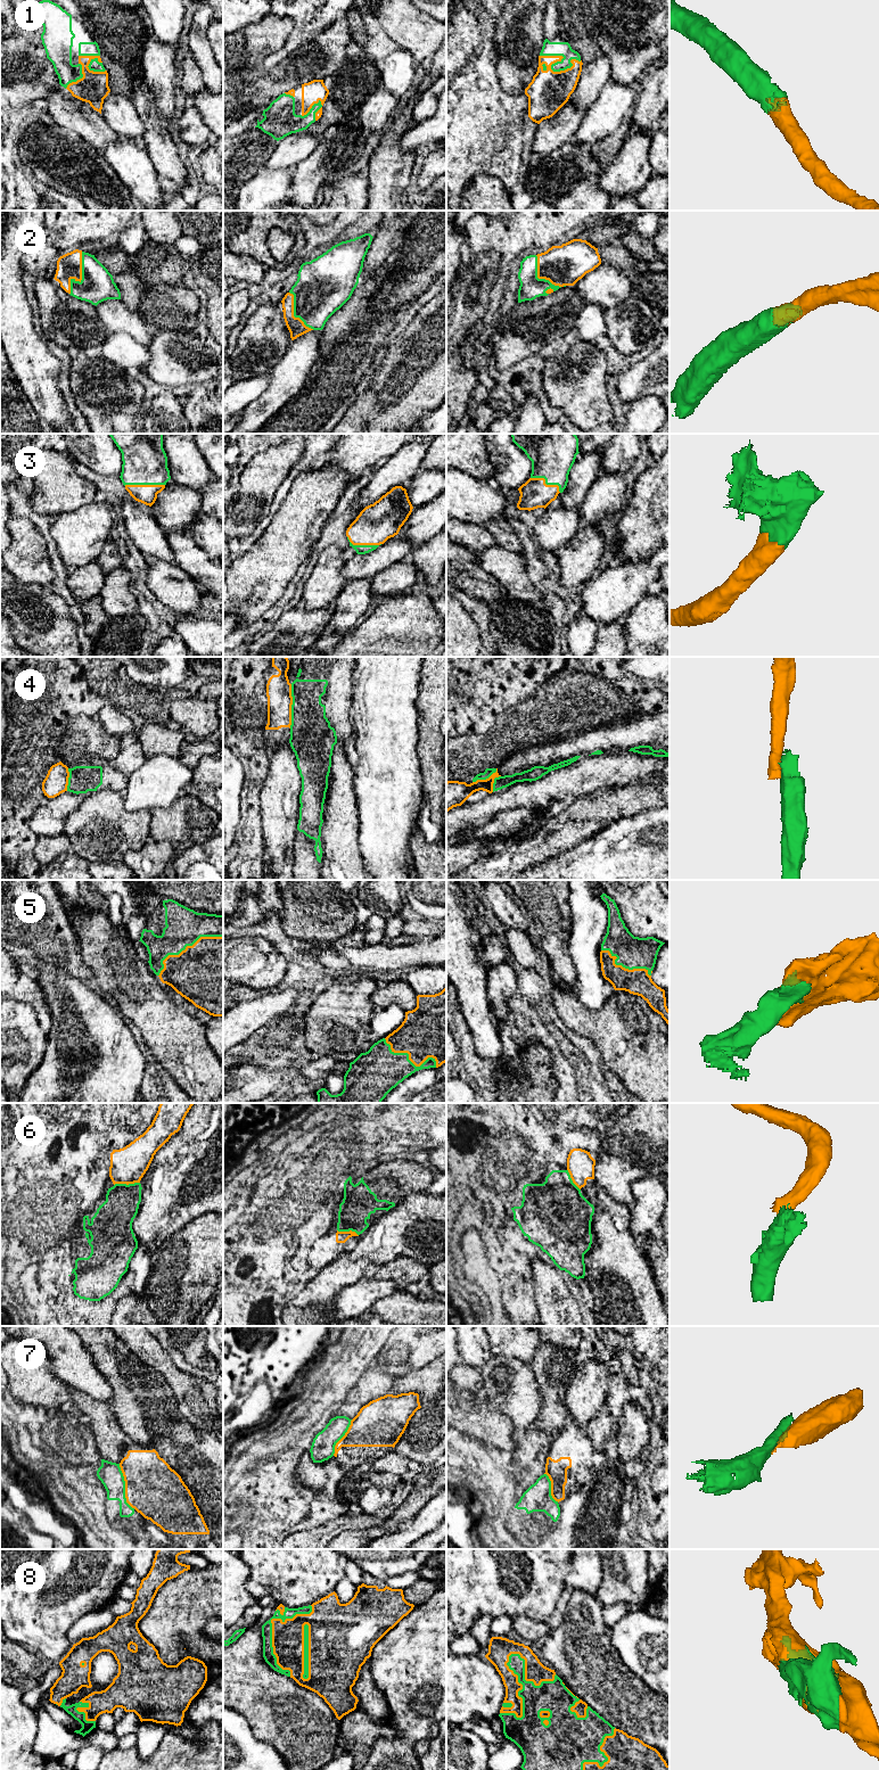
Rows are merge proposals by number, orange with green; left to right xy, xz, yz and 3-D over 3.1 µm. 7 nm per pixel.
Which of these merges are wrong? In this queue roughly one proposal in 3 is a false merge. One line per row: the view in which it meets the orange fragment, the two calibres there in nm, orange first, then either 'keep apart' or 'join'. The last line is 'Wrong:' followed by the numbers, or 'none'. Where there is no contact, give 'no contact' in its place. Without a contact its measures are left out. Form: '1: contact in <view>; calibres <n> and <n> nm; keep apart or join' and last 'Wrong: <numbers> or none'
1: contact in yz; calibres 280 and 100 nm; join
2: contact in xy; calibres 180 and 240 nm; join
3: contact in xy; calibres 140 and 320 nm; join
4: contact in xz; calibres 180 and 300 nm; keep apart
5: contact in xy; calibres 480 and 260 nm; join
6: contact in xy; calibres 260 and 260 nm; keep apart
7: contact in xy; calibres 380 and 160 nm; keep apart
8: contact in yz; calibres 160 and 110 nm; join
Wrong: 4, 6, 7

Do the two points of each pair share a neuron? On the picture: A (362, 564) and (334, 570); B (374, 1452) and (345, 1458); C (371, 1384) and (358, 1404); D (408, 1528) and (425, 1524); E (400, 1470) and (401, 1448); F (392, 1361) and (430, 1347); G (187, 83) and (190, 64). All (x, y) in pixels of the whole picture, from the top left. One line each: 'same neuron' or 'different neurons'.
A: different neurons
B: same neuron
C: same neuron
D: same neuron
E: different neurons
F: same neuron
G: same neuron

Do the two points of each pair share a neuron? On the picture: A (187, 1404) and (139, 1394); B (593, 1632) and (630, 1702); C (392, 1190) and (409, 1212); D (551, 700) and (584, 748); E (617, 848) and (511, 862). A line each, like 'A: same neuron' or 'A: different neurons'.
A: different neurons
B: same neuron
C: different neurons
D: different neurons
E: different neurons

